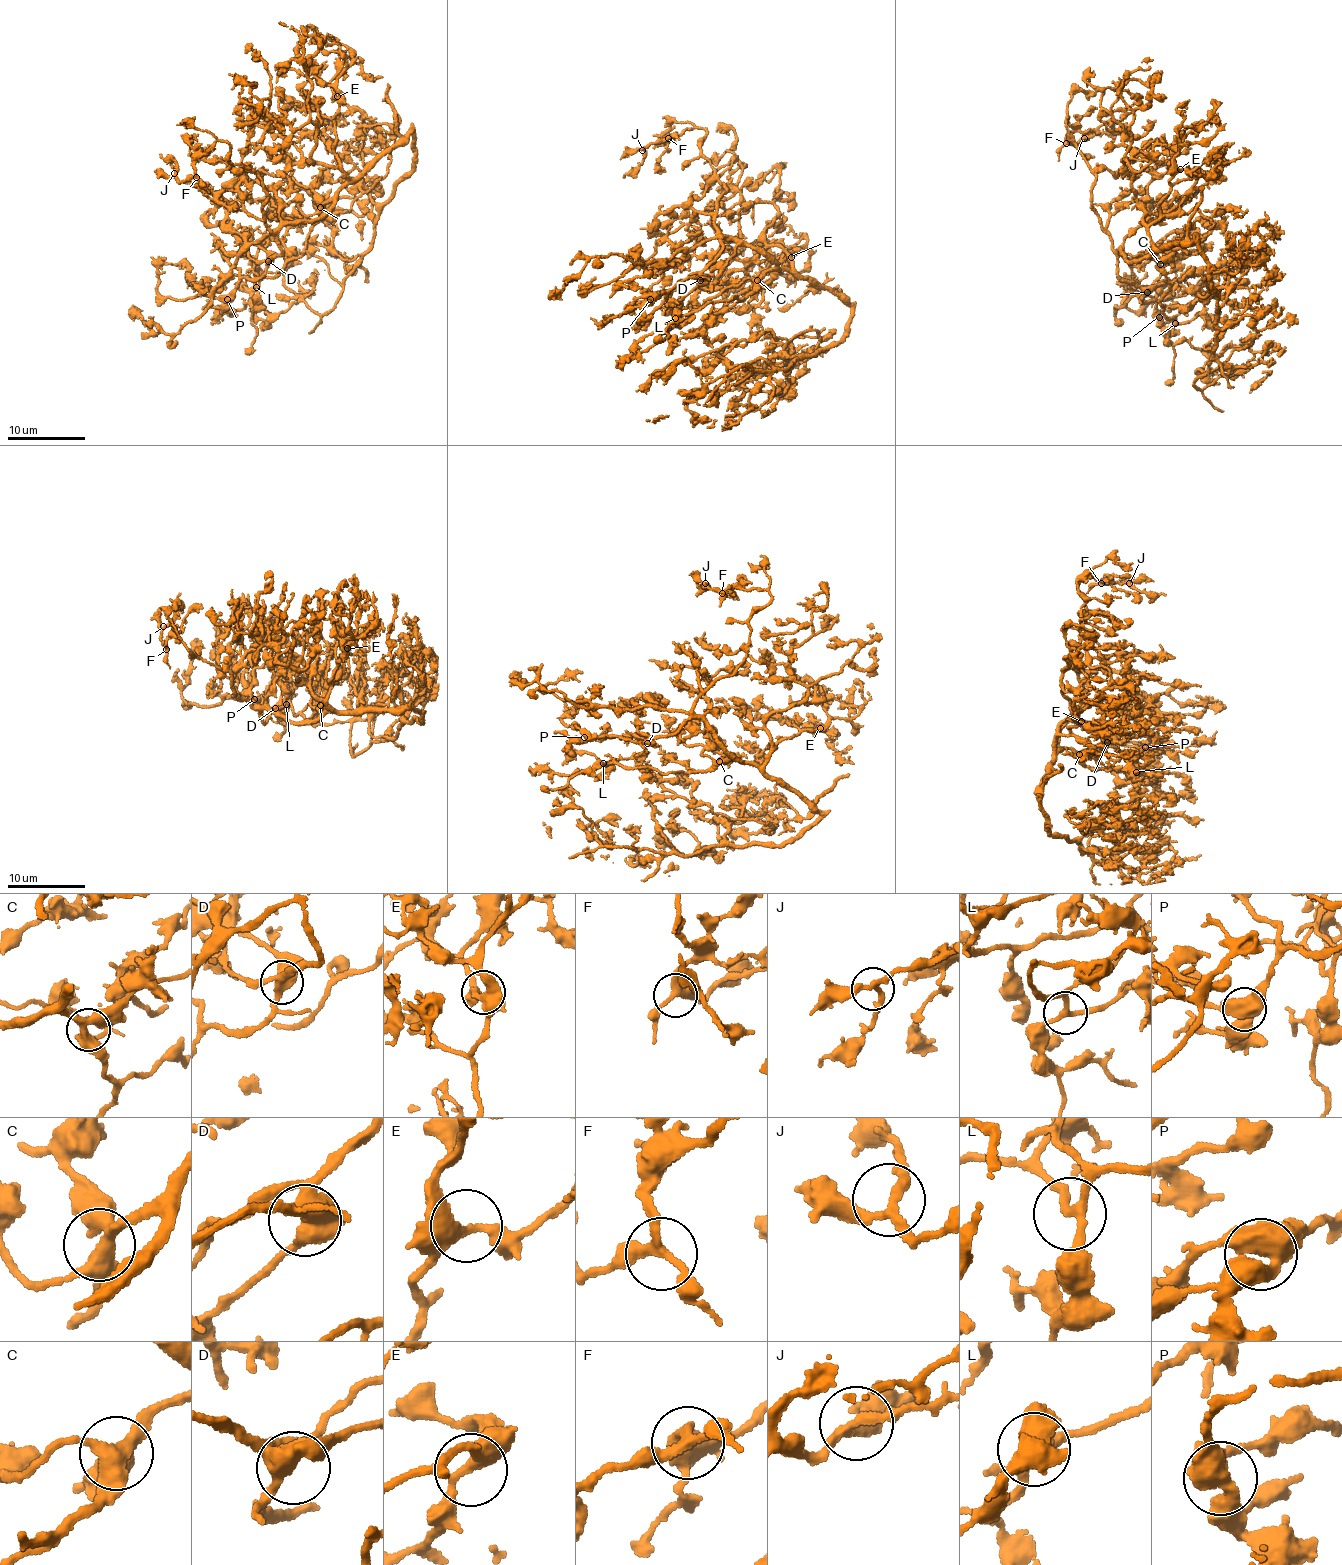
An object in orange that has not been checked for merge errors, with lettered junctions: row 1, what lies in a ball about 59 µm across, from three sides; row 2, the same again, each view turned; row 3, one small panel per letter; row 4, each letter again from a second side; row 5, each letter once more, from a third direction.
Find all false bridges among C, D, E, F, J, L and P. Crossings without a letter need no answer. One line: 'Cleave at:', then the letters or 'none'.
Cleave at: none

